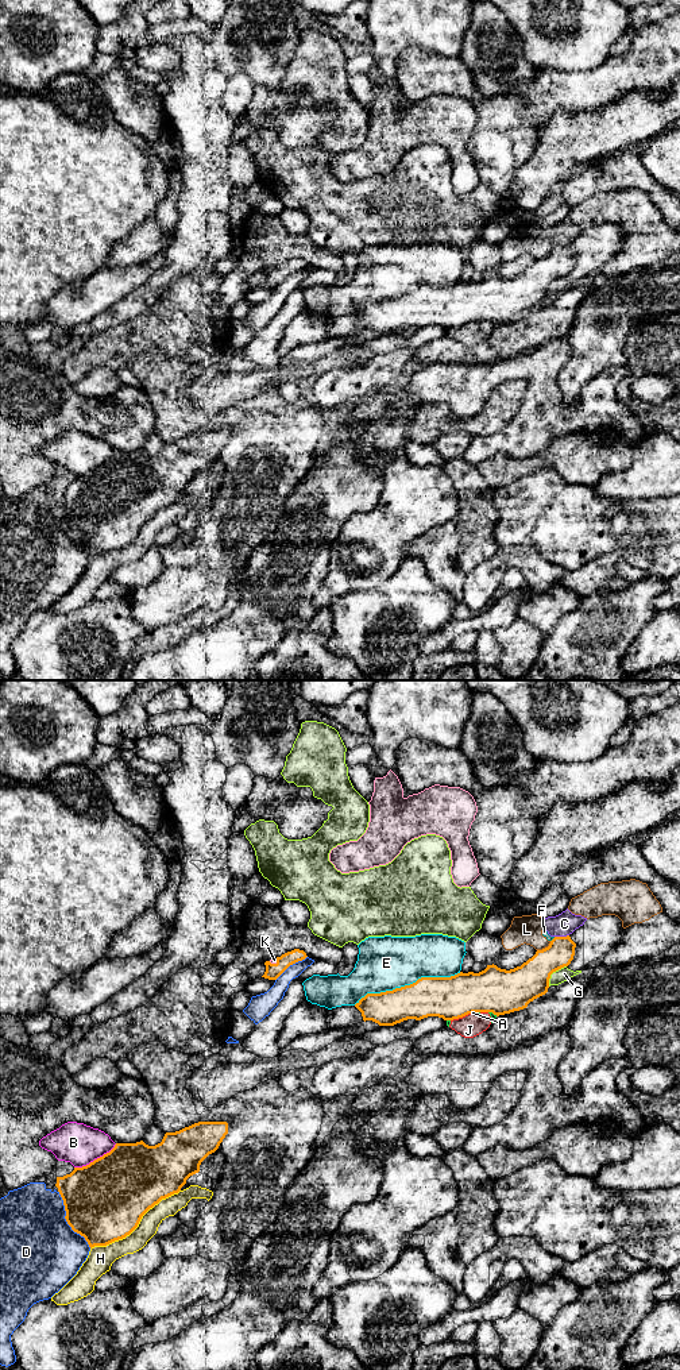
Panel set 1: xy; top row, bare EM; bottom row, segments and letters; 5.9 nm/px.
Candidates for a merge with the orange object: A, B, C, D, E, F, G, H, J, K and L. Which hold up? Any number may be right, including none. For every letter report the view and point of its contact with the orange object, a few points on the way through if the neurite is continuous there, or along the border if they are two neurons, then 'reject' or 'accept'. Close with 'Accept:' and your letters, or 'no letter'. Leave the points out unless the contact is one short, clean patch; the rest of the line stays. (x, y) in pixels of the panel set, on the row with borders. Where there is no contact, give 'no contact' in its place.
A: contact xy (475, 1011); border xy (479, 1011), (471, 1012); reject
B: contact xy (95, 1160); reject
C: contact xy (561, 937); border xy (568, 934), (555, 937); reject
D: contact xy (66, 1220); reject
E: contact xy (406, 985); reject
F: contact xy (552, 940); border xy (555, 937), (551, 941); reject
G: contact xy (552, 972); reject
H: contact xy (136, 1226); reject
J: contact xy (460, 1017); border xy (471, 1012), (451, 1021); reject
K: contact xy (273, 964); way xy (273, 971), (273, 964), (274, 960); accept
L: contact xy (545, 948); reject
Accept: K

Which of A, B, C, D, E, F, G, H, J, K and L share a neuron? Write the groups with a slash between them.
A J / B / C F L / D / E / G / H / K

